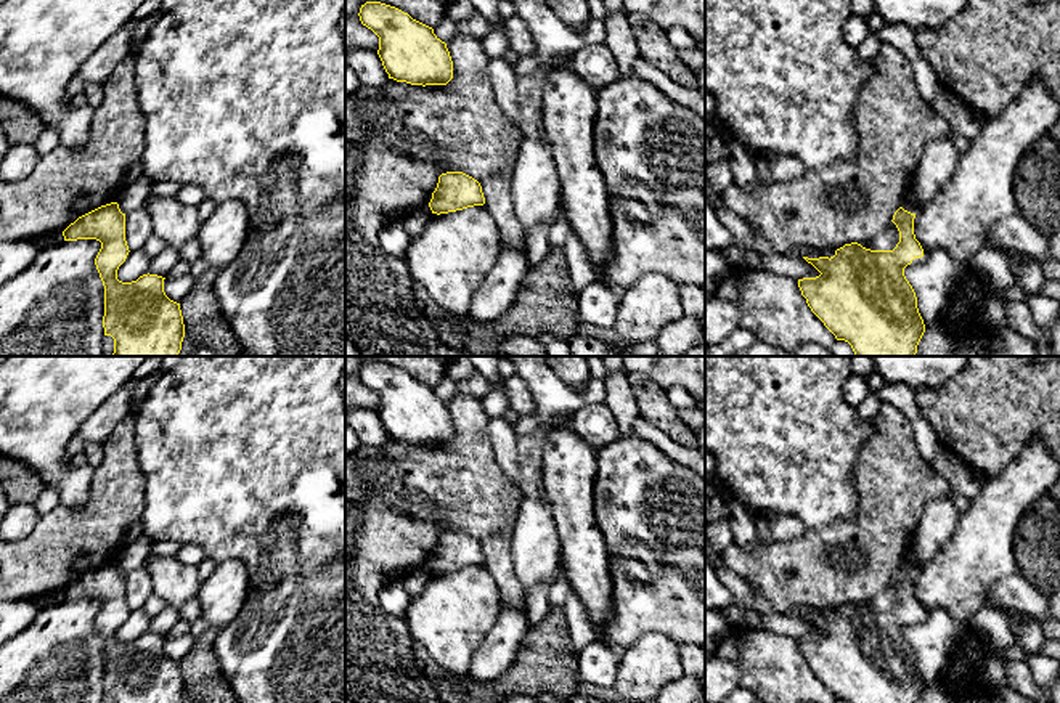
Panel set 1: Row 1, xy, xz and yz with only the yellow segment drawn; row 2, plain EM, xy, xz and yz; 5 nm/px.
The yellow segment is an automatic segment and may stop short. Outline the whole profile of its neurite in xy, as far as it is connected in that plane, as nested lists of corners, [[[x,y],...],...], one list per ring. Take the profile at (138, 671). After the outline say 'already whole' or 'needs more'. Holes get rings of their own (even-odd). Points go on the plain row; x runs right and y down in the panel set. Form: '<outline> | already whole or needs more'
[[[117,562],[101,565],[71,583],[63,591],[64,600],[96,599],[101,608],[95,618],[96,629],[104,645],[104,695],[111,695],[114,703],[181,703],[185,684],[180,663],[170,660],[164,652],[164,639],[157,634],[143,634],[137,640],[122,642],[117,629],[128,615],[125,600],[125,573]]] | already whole

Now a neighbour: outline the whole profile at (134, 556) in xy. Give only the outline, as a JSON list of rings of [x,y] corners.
[[[143,534],[135,542],[125,546],[119,555],[119,568],[122,573],[143,568],[148,555],[151,554],[153,541]]]

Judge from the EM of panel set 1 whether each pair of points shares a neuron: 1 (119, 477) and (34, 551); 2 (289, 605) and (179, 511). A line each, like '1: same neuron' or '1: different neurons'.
1: same neuron
2: same neuron

